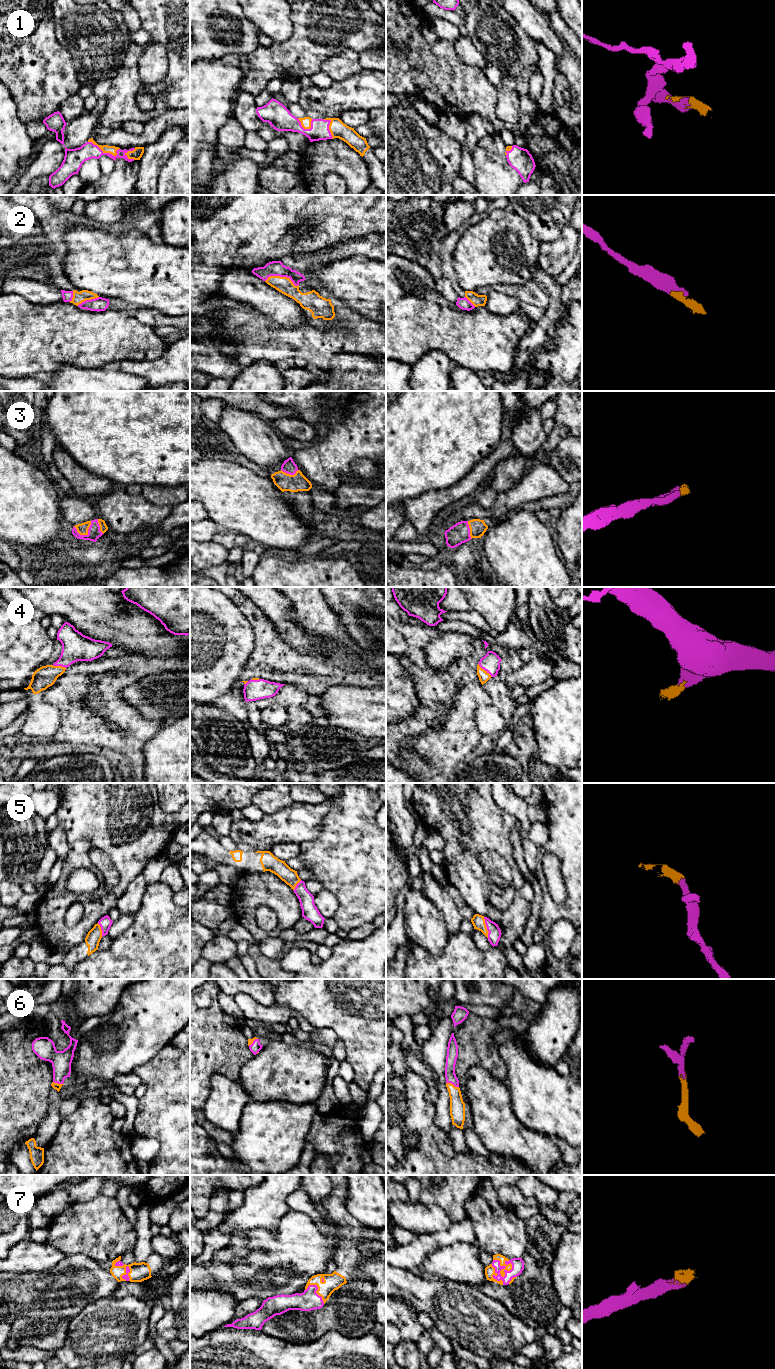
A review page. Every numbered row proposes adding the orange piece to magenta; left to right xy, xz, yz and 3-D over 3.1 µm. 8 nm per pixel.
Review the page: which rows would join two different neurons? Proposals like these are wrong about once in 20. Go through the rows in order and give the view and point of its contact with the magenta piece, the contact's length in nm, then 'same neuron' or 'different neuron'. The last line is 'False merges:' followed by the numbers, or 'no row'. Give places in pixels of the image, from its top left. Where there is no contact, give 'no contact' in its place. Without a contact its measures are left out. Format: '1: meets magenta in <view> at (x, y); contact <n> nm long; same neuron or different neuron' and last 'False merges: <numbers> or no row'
1: meets magenta in xy at (105, 153); contact 260 nm long; same neuron
2: meets magenta in xz at (282, 276); contact 280 nm long; same neuron
3: meets magenta in xy at (85, 535); contact 160 nm long; same neuron
4: meets magenta in yz at (484, 669); contact 160 nm long; same neuron
5: meets magenta in yz at (486, 926); contact 170 nm long; same neuron
6: meets magenta in yz at (452, 1083); contact 110 nm long; same neuron
7: meets magenta in yz at (499, 1273); contact 220 nm long; same neuron
False merges: no row

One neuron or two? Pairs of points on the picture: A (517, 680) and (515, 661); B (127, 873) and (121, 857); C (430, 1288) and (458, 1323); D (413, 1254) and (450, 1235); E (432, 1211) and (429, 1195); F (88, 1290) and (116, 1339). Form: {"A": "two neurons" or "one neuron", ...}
{"A": "two neurons", "B": "one neuron", "C": "one neuron", "D": "one neuron", "E": "two neurons", "F": "two neurons"}

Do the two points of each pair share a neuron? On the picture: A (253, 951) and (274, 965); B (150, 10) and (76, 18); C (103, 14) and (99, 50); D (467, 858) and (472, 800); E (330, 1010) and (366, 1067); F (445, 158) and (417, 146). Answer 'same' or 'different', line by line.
A: same
B: different
C: same
D: same
E: same
F: same

